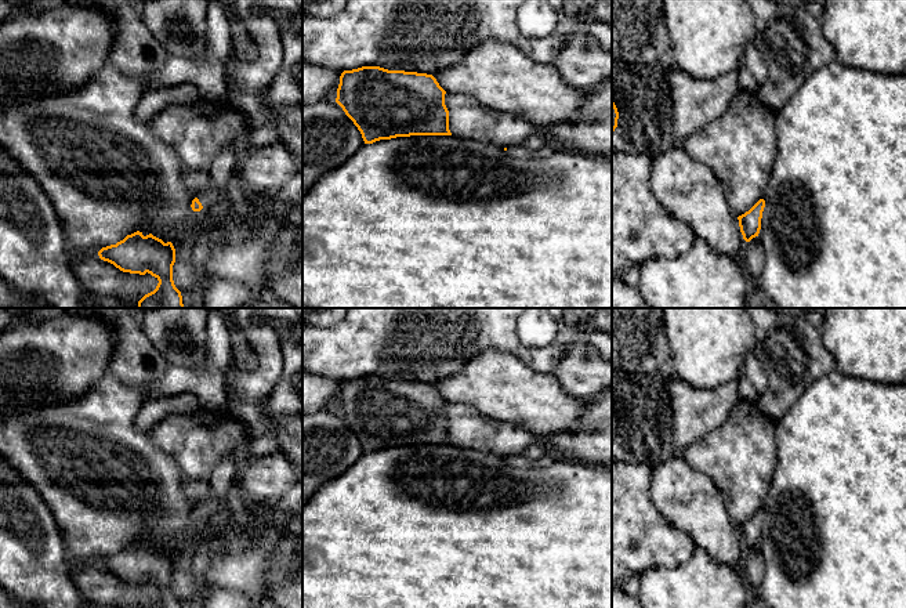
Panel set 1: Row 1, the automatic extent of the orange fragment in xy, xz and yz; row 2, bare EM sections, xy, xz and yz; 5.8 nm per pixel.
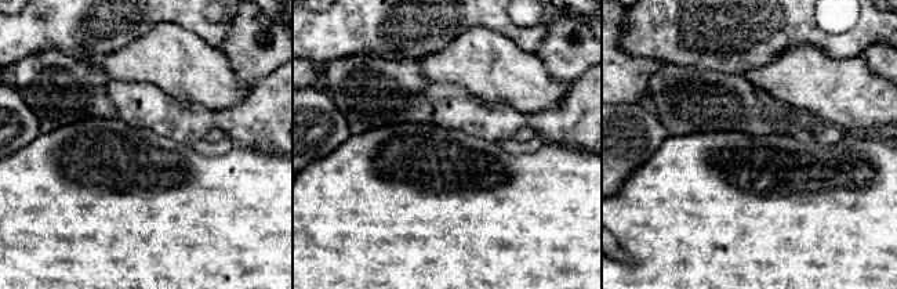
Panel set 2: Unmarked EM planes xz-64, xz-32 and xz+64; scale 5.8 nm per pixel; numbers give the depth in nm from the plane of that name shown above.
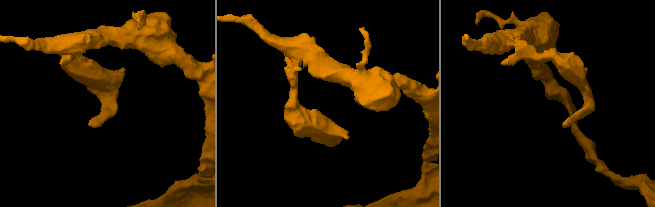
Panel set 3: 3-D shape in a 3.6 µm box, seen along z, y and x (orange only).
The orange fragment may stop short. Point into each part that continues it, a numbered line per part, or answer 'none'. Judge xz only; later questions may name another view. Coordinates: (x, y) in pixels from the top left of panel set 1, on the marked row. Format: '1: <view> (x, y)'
none

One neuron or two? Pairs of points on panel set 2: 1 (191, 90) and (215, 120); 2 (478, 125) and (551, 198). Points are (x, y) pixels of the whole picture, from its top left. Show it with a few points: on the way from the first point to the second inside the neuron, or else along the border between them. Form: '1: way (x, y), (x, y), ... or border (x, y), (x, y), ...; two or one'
1: border (170, 96), (214, 109), (227, 109), (235, 104); two
2: border (464, 132), (496, 143); two

